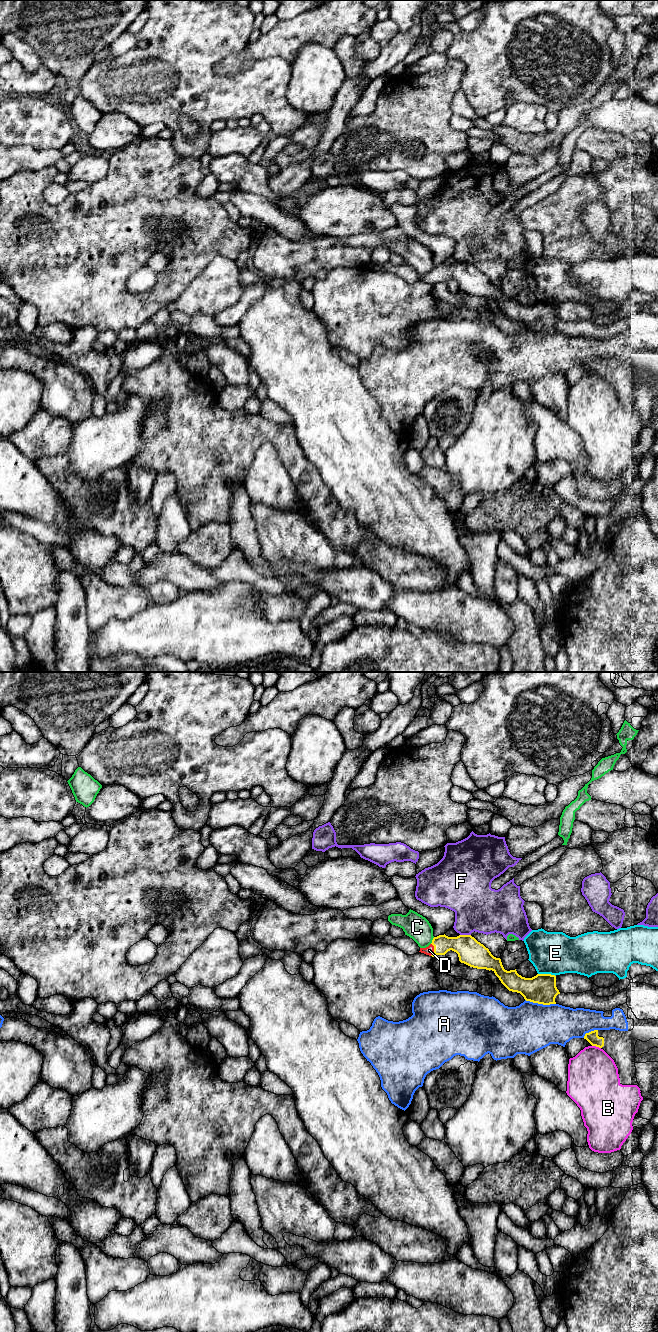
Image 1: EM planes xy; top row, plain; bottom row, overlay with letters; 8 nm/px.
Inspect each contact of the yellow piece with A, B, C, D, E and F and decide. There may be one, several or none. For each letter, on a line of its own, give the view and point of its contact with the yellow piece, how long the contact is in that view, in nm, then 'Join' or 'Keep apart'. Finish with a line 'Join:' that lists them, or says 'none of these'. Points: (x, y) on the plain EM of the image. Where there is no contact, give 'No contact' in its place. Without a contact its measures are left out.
A: Touches yellow at xy (540, 331). Shared border 260 nm. Keep apart
B: Touches yellow at xy (596, 374). Shared border 80 nm. Keep apart
C: Touches yellow at xy (432, 268). Shared border 70 nm. Keep apart
D: Touches yellow at xy (434, 277). Shared border 100 nm. Join
E: Touches yellow at xy (547, 302). Shared border 150 nm. Keep apart
F: Touches yellow at xy (465, 263). Shared border 90 nm. Keep apart
Join: D

